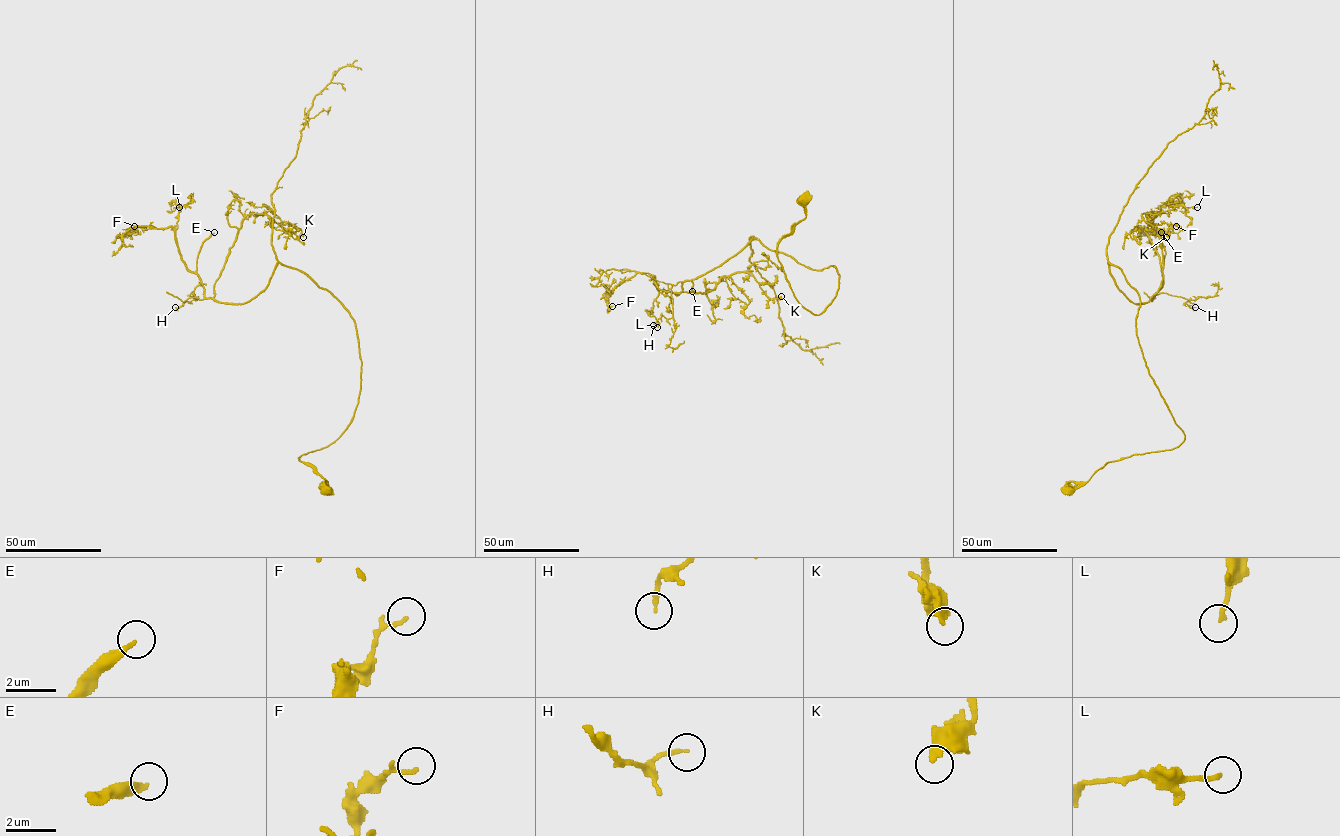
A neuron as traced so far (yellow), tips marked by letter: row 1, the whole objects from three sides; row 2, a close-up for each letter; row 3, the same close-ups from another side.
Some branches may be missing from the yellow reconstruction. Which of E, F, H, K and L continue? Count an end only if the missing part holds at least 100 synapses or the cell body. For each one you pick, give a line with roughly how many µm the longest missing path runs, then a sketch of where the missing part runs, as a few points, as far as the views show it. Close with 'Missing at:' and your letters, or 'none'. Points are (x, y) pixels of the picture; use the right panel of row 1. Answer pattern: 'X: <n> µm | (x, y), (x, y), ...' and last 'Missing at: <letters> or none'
E: 60 µm | (1161, 232), (1165, 201), (1197, 185), (1190, 182), (1207, 190)
Missing at: E

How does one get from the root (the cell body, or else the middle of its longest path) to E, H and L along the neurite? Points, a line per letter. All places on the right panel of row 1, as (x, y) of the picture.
E: (1066, 492), (1184, 440), (1138, 342), (1138, 293), (1109, 265), (1147, 302), (1161, 232)
H: (1066, 492), (1107, 463), (1184, 439), (1138, 342), (1138, 293), (1109, 263), (1132, 302), (1167, 293), (1195, 307)
L: (1066, 492), (1184, 440), (1138, 293), (1109, 263), (1147, 302), (1148, 224), (1197, 207)

